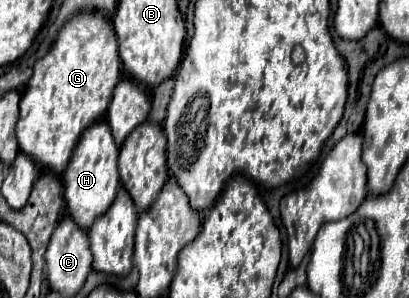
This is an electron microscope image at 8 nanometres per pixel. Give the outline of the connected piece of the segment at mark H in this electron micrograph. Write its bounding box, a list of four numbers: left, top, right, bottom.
[62,121,120,229]

